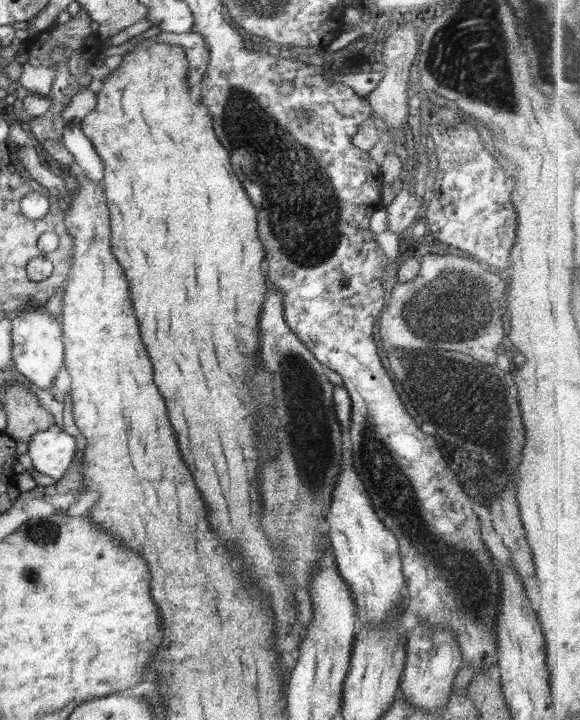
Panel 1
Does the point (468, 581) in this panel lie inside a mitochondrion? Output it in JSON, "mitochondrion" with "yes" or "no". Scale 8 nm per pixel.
{"mitochondrion":"yes"}

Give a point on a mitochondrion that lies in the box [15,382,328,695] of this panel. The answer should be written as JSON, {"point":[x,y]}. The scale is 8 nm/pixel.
{"point":[40,534]}

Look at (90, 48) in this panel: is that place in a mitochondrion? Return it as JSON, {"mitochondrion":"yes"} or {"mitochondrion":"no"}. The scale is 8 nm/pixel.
{"mitochondrion":"no"}

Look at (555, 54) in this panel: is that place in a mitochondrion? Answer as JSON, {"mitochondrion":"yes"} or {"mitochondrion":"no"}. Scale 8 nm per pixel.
{"mitochondrion":"yes"}

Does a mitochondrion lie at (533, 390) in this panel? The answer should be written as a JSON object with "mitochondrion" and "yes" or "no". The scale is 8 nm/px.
{"mitochondrion":"no"}

